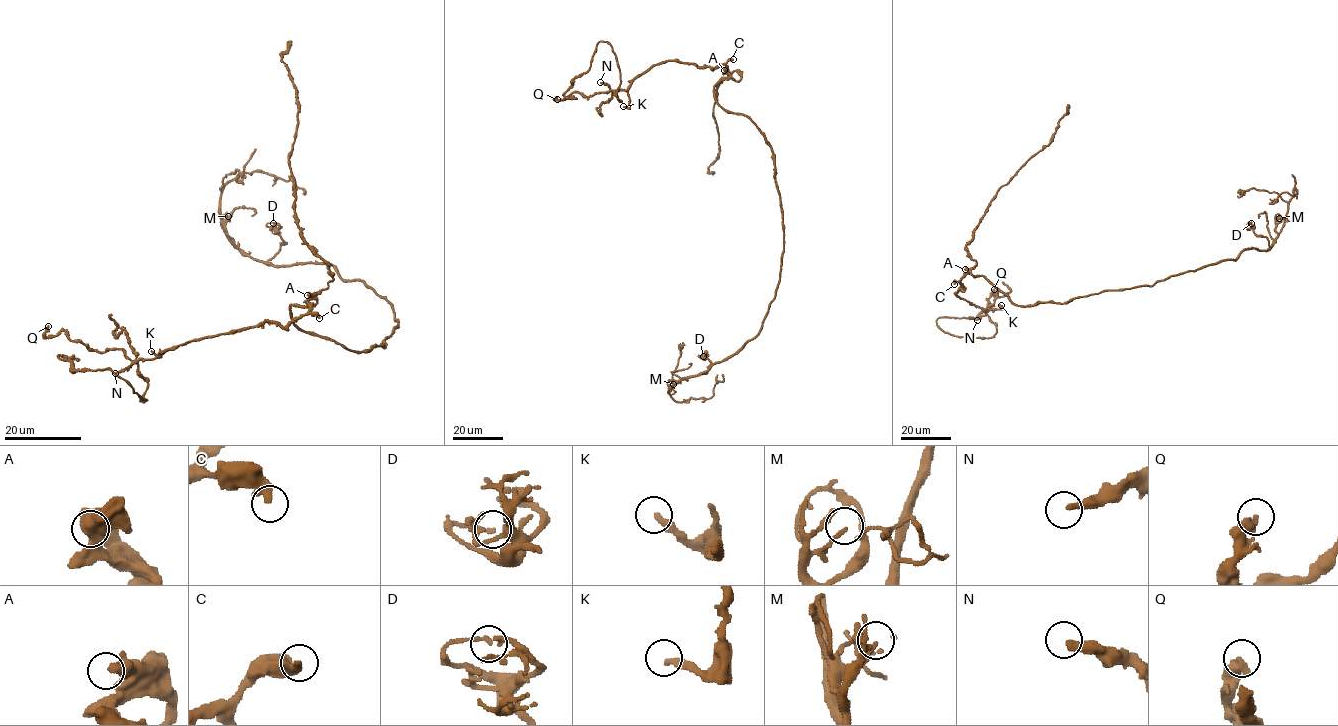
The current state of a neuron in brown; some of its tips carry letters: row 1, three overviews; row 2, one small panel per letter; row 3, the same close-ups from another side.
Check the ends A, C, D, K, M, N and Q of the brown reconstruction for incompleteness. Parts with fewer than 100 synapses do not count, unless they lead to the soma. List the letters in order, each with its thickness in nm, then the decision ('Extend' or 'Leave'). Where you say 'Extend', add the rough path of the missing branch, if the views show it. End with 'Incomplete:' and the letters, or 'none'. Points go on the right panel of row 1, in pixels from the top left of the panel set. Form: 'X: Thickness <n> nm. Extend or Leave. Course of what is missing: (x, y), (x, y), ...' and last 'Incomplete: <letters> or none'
A: Thickness 500 nm. Leave
C: Thickness 400 nm. Leave
D: Thickness 180 nm. Leave
K: Thickness 280 nm. Leave
M: Thickness 130 nm. Leave
N: Thickness 300 nm. Leave
Q: Thickness 500 nm. Leave
Incomplete: none

